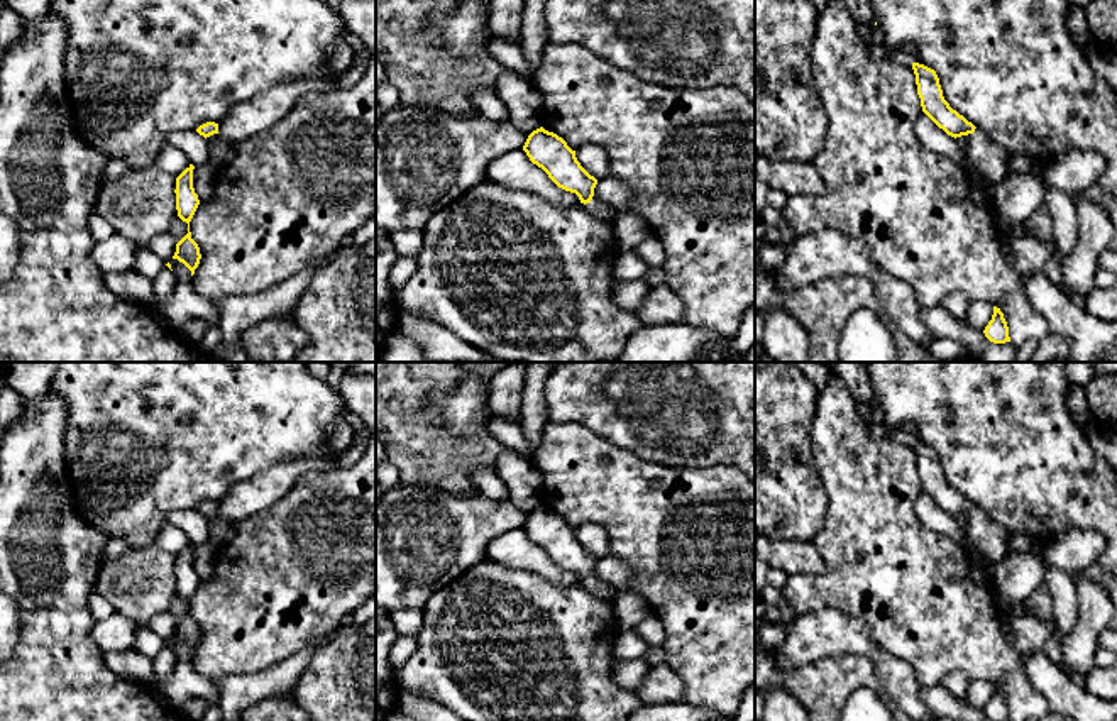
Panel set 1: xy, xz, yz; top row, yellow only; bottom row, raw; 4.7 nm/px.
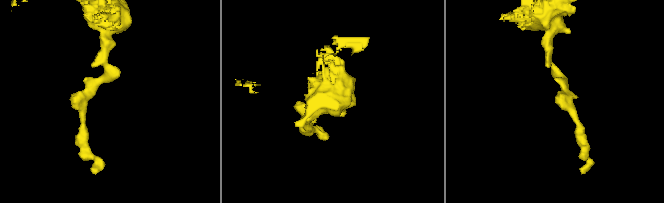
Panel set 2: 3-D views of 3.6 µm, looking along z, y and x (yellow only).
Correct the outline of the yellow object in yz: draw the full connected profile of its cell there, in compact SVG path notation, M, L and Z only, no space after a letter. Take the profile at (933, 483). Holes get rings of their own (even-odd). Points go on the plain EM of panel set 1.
M912 442L912 449L922 491L948 515L955 518L961 515L966 516L966 540L987 559L990 565L1004 559L1010 552L1010 533L995 523L987 511L975 506L949 486L943 476L939 457L934 449L919 442Z

